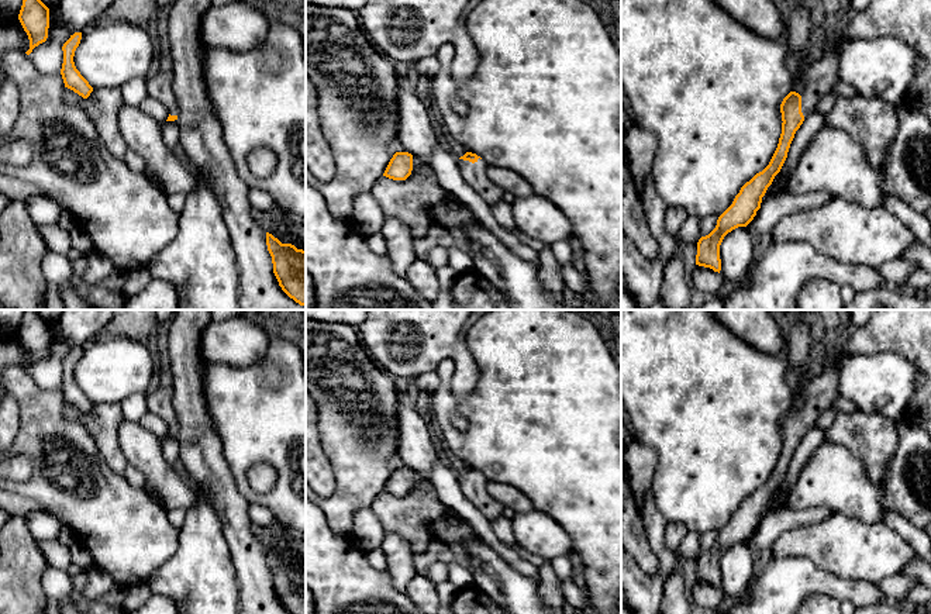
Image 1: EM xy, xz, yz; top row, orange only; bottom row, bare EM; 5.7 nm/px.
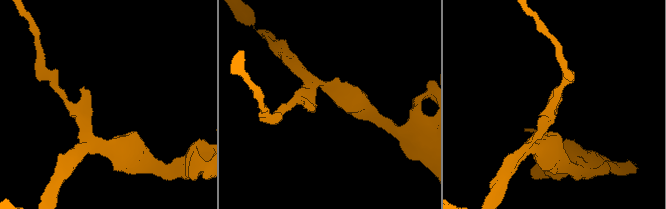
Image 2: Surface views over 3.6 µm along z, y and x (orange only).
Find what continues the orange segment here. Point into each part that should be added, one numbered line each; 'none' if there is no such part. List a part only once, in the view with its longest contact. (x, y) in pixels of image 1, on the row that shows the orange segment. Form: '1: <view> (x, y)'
1: xz (475, 173)

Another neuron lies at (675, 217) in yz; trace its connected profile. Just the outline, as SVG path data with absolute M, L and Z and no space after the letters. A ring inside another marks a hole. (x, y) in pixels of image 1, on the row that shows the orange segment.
M668 206L666 215L665 215L666 232L676 238L680 231L682 224L685 223L687 217L689 214L683 208Z

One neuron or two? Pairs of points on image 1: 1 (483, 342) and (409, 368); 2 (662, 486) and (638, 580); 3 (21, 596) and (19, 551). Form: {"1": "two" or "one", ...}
{"1": "two", "2": "two", "3": "one"}

